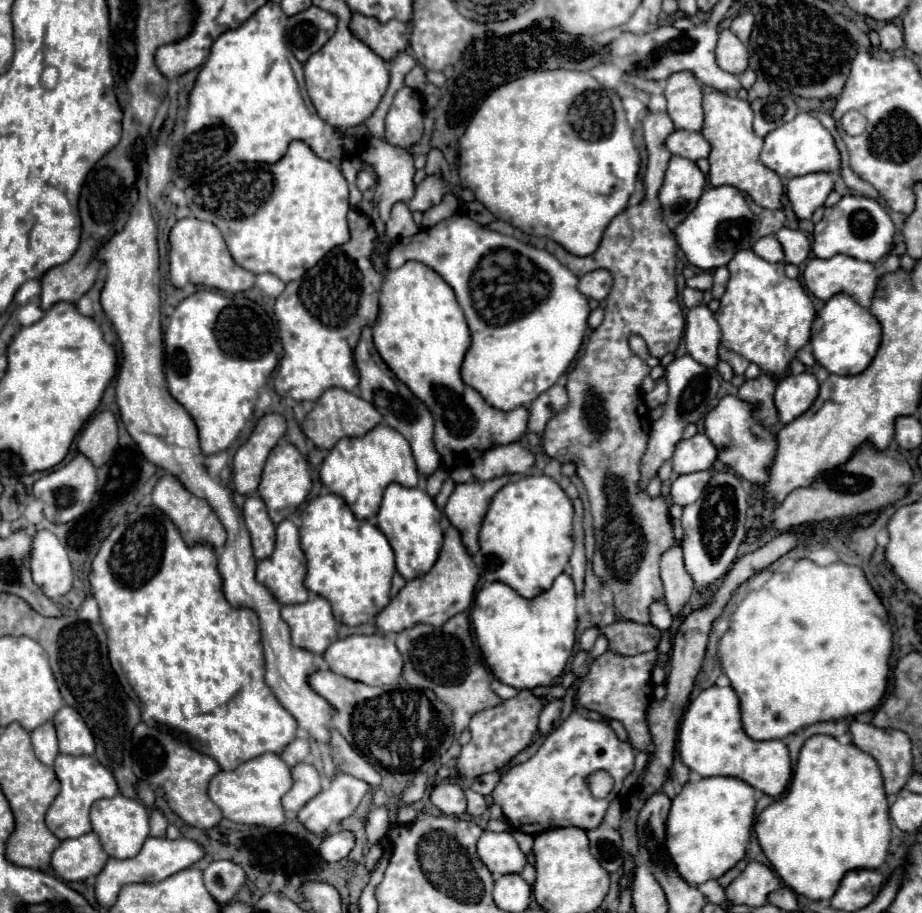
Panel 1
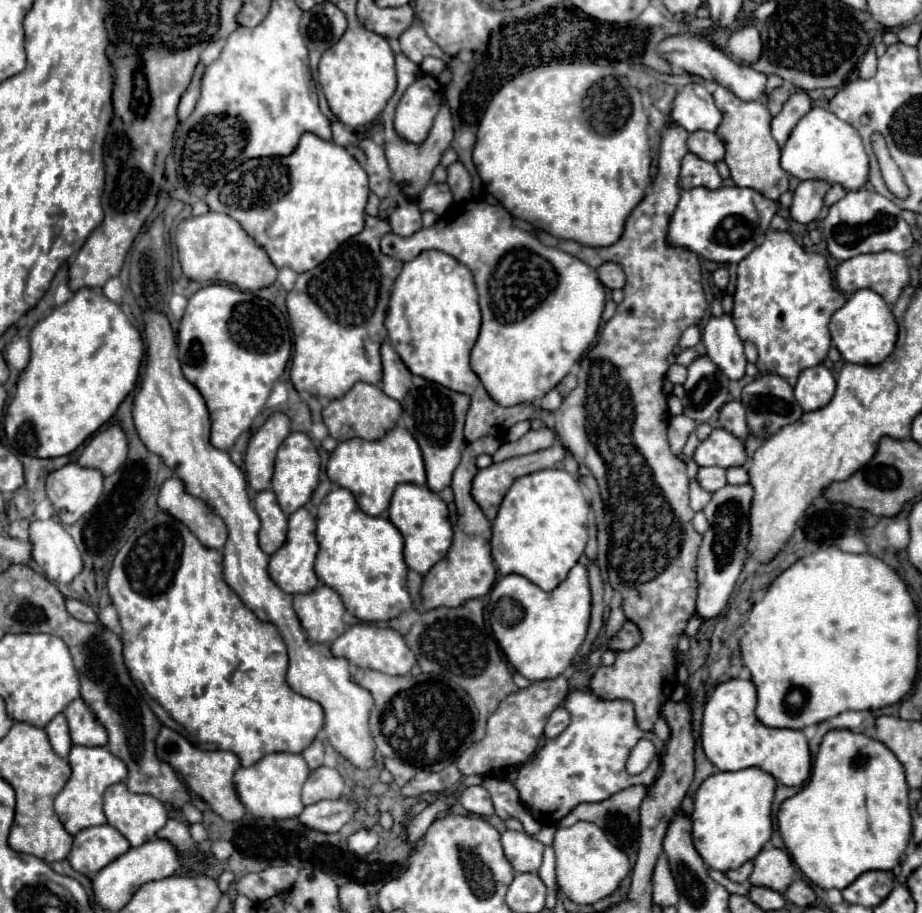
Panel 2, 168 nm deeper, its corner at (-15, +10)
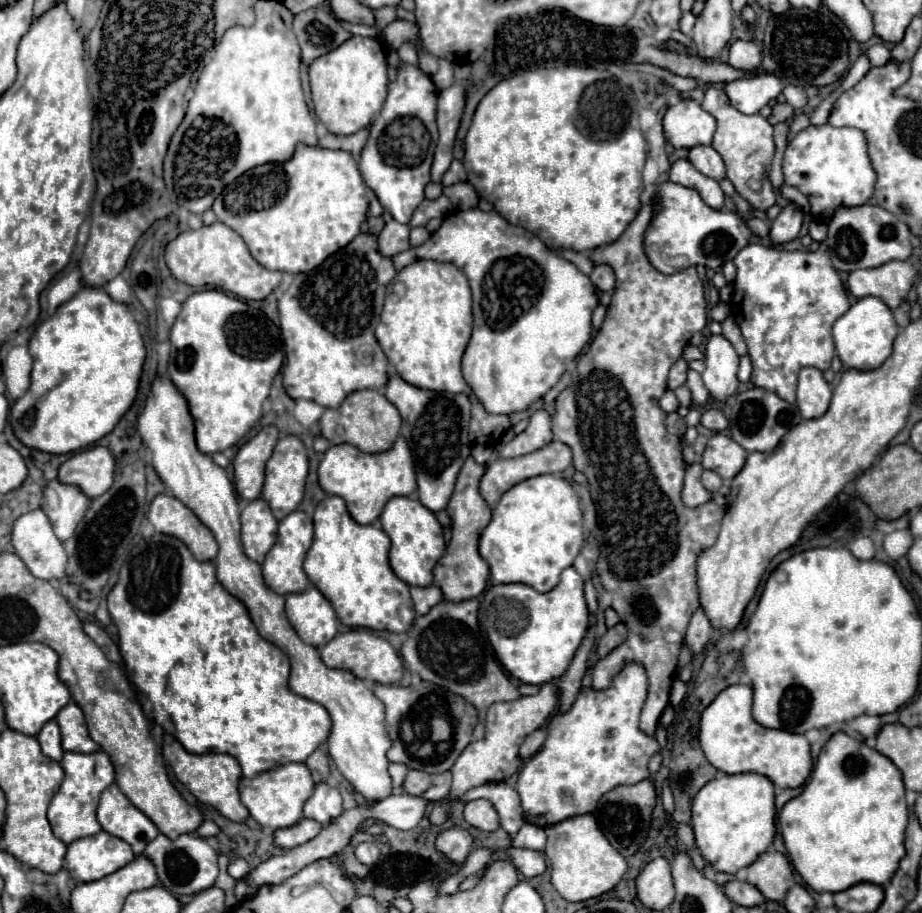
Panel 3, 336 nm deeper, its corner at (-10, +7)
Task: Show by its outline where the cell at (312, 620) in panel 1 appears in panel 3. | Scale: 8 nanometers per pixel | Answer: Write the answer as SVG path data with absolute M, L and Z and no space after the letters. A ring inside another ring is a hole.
M308 588L302 594L286 596L286 614L292 614L292 626L298 636L310 646L328 644L338 632L338 620L330 602L318 592L318 588Z

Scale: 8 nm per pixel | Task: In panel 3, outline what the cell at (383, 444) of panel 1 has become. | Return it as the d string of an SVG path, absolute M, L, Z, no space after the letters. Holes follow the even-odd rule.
M402 436L390 450L382 454L358 452L358 448L350 444L330 446L318 466L318 484L326 494L344 498L350 516L358 524L372 524L378 520L382 508L392 496L412 496L416 492L416 476L410 448Z

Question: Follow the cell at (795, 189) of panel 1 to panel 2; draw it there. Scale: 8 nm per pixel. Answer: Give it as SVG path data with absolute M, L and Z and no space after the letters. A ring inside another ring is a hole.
M823 179L801 181L799 187L793 193L791 217L797 223L803 223L803 225L815 221L819 217L819 213L821 213L823 199L825 199L829 189L831 189L831 183L827 183Z

